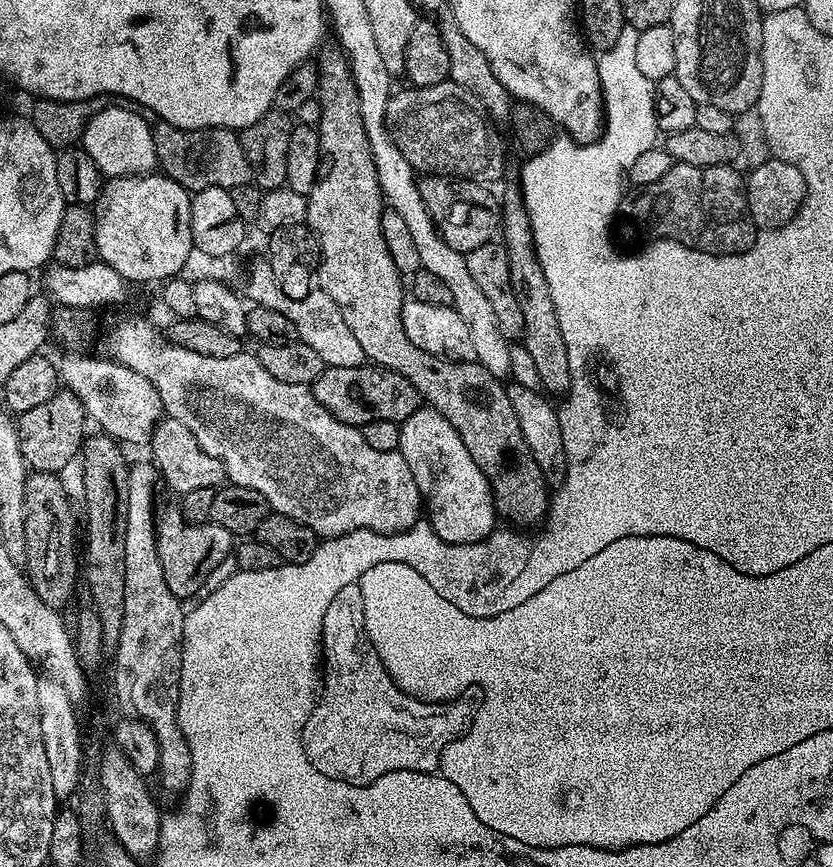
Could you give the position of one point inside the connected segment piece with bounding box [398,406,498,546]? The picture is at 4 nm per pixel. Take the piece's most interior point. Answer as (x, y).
(458, 501)

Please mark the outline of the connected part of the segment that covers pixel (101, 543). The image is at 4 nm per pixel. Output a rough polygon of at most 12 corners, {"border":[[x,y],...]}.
{"border":[[105,434],[82,445],[82,576],[115,653],[126,602],[130,460]]}

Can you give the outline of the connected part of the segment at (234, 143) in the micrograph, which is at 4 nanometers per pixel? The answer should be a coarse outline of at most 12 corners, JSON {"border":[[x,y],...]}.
{"border":[[151,121],[159,171],[195,194],[249,183],[230,128]]}

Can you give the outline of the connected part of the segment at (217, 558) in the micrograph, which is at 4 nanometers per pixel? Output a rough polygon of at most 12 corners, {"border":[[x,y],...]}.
{"border":[[159,509],[156,550],[170,594],[192,596],[234,552],[230,530]]}

